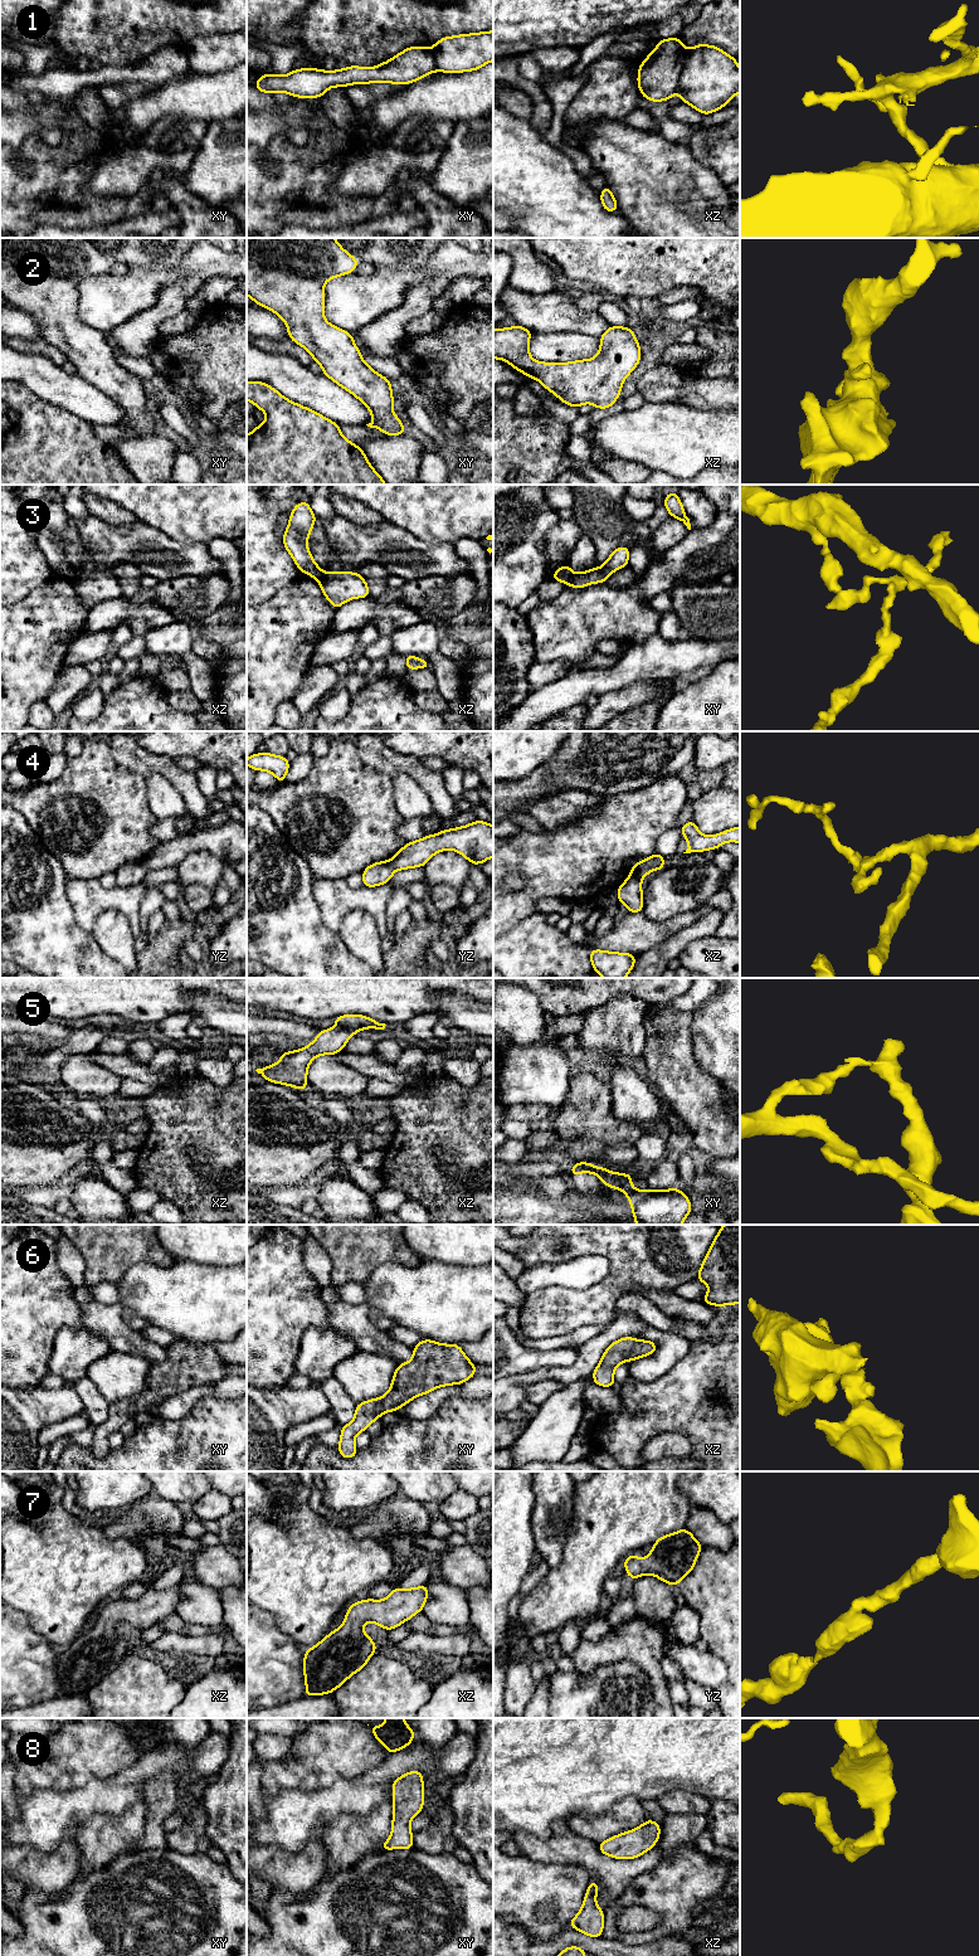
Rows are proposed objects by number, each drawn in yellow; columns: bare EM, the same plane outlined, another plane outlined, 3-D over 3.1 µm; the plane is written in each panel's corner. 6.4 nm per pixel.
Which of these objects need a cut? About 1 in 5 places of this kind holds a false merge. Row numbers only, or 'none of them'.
1, 3, 4, 5

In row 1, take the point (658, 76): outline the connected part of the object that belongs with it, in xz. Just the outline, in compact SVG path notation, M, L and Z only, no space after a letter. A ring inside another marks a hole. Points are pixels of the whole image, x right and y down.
M676 38L661 39L638 67L638 88L652 102L668 101L676 92L683 70L686 49Z

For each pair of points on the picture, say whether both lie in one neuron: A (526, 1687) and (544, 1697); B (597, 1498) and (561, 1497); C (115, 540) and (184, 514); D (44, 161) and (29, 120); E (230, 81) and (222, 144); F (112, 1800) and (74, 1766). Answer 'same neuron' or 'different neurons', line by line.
A: different neurons
B: different neurons
C: different neurons
D: different neurons
E: different neurons
F: different neurons

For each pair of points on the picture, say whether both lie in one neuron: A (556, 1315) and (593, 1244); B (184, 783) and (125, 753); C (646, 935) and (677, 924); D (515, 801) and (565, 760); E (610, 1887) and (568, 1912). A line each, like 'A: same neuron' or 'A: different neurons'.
A: same neuron
B: same neuron
C: same neuron
D: same neuron
E: different neurons

